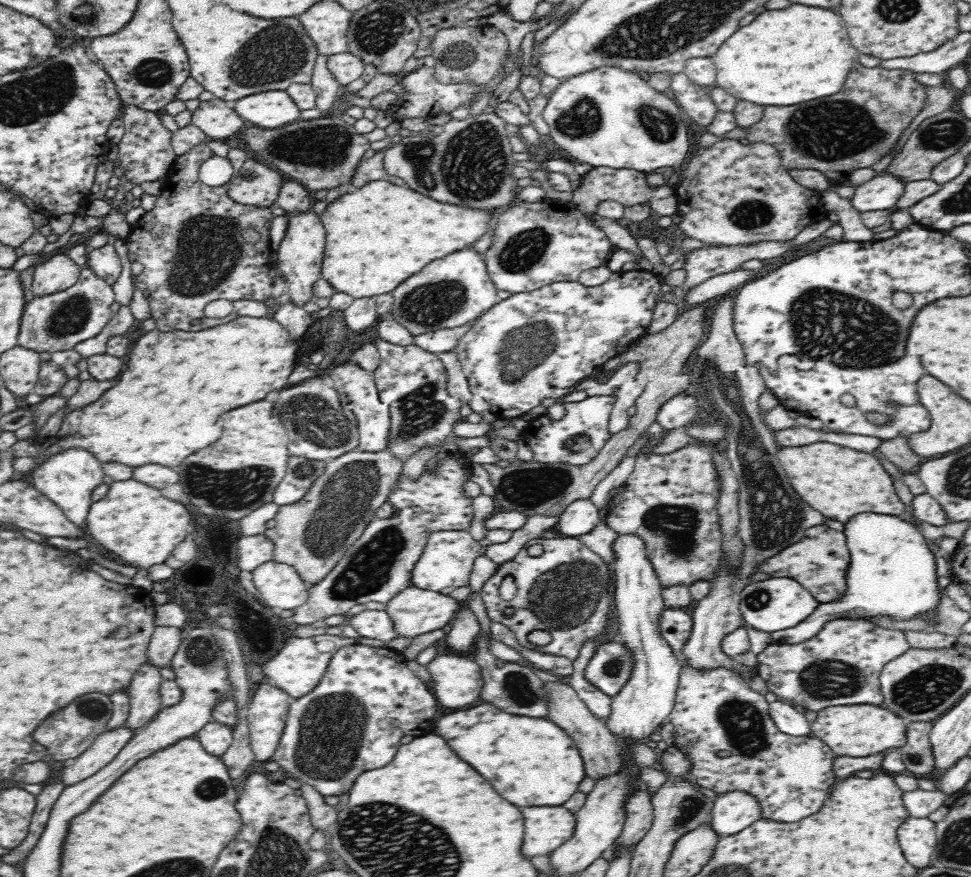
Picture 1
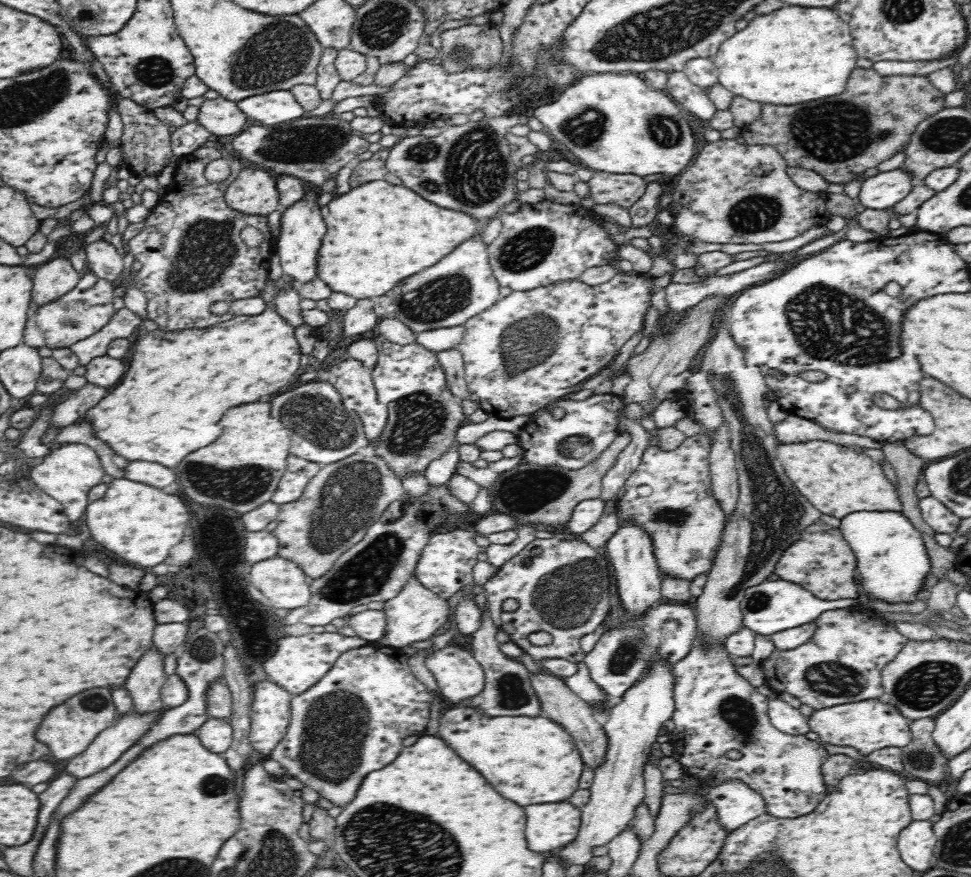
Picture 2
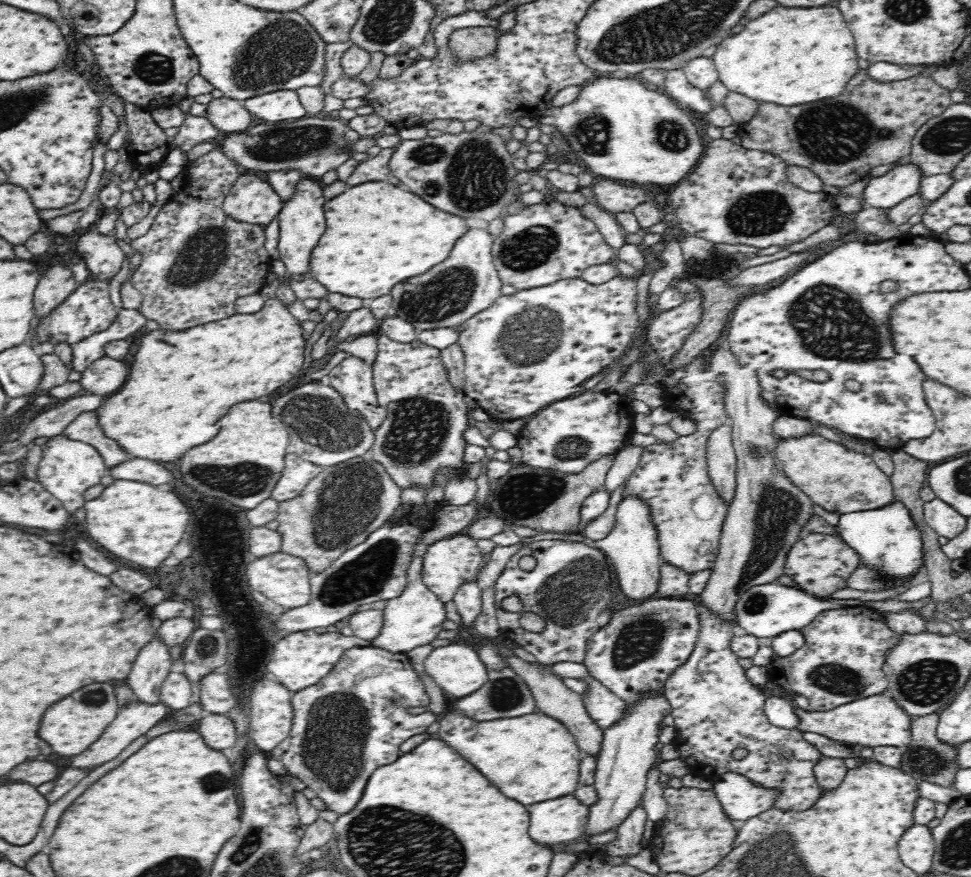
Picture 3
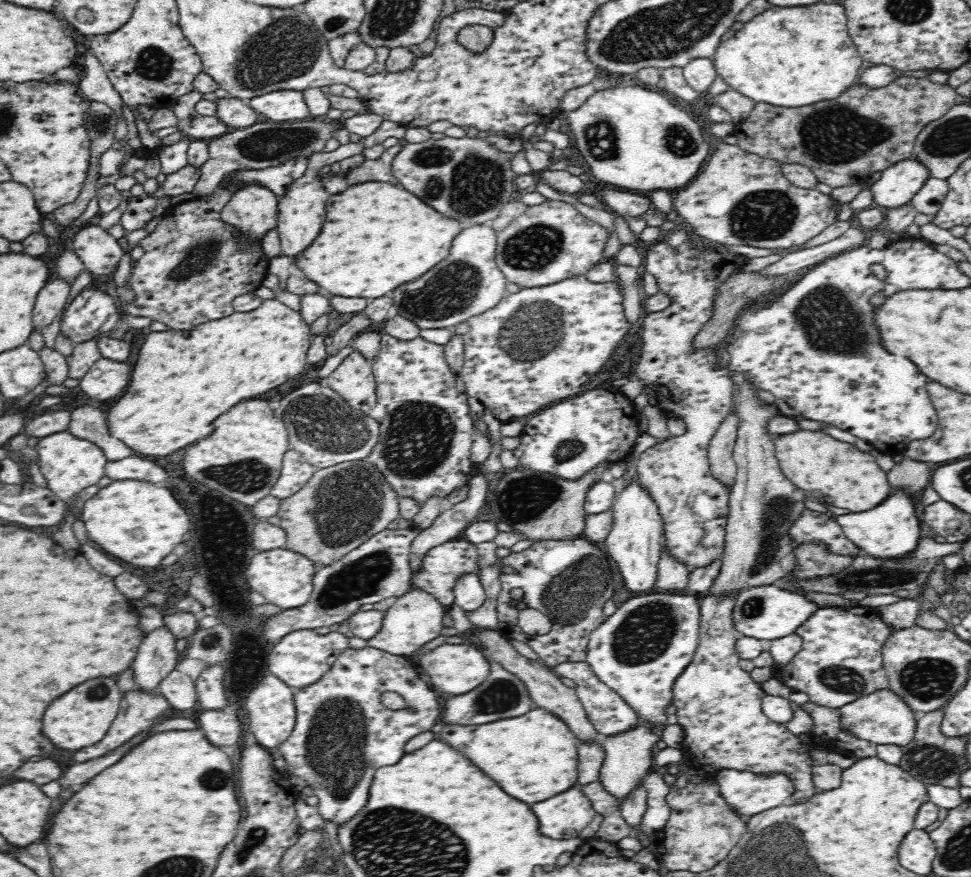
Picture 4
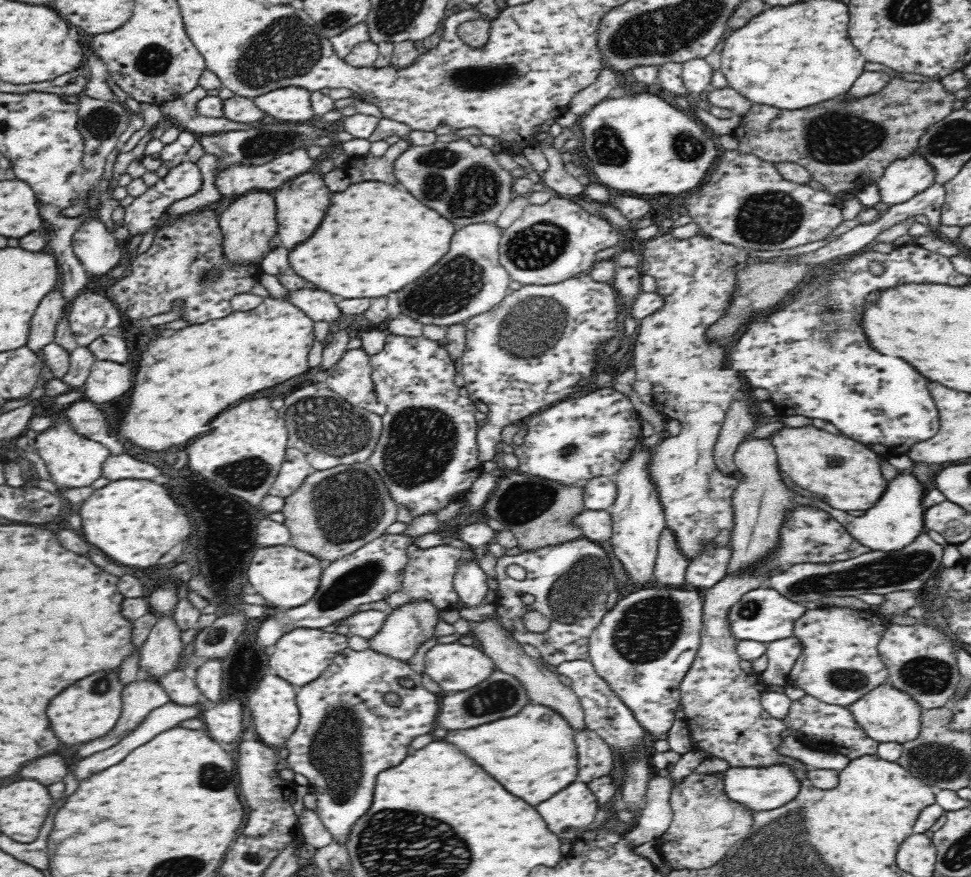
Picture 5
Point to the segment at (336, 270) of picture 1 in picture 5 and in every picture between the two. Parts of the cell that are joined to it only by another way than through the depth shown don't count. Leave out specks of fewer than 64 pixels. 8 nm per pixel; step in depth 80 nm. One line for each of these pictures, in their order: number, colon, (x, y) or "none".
2: (378, 234)
3: (378, 235)
4: (376, 236)
5: (375, 239)

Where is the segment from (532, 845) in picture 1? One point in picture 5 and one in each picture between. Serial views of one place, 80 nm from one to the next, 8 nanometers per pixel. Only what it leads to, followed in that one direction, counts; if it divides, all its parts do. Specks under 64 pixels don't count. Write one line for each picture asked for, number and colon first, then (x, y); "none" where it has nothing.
2: (550, 826)
3: (561, 820)
4: (564, 817)
5: (567, 814)

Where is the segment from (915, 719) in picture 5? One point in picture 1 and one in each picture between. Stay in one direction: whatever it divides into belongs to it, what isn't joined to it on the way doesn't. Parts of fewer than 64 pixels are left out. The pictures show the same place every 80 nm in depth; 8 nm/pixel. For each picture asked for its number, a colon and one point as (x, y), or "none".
1: (858, 730)
2: (867, 725)
3: (878, 720)
4: (883, 717)

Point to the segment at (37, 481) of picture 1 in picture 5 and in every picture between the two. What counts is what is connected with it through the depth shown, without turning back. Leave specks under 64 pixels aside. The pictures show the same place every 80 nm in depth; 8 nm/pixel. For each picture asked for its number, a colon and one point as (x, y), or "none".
2: (66, 473)
3: (67, 468)
4: (70, 464)
5: (73, 460)

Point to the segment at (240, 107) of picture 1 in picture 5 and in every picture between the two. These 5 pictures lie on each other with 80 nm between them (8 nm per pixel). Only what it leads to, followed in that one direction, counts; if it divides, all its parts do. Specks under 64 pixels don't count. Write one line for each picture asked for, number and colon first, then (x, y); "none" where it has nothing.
2: (276, 107)
3: (280, 105)
4: (281, 105)
5: (290, 103)

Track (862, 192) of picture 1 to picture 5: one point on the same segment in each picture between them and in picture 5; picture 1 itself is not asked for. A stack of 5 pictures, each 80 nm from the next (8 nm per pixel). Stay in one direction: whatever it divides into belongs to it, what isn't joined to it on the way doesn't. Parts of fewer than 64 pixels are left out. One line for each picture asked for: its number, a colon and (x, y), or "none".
2: (882, 191)
3: (902, 181)
4: (897, 184)
5: (903, 179)

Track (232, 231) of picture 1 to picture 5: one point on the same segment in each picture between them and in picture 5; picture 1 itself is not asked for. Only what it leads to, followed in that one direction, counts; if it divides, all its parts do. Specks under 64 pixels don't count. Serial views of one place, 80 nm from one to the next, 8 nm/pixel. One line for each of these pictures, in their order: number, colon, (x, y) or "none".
2: (192, 255)
3: (196, 262)
4: (191, 271)
5: (171, 270)

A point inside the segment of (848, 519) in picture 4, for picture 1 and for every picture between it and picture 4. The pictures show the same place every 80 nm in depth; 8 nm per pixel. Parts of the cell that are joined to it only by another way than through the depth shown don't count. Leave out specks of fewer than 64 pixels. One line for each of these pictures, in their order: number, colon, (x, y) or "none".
1: (892, 571)
2: (892, 562)
3: (888, 539)

